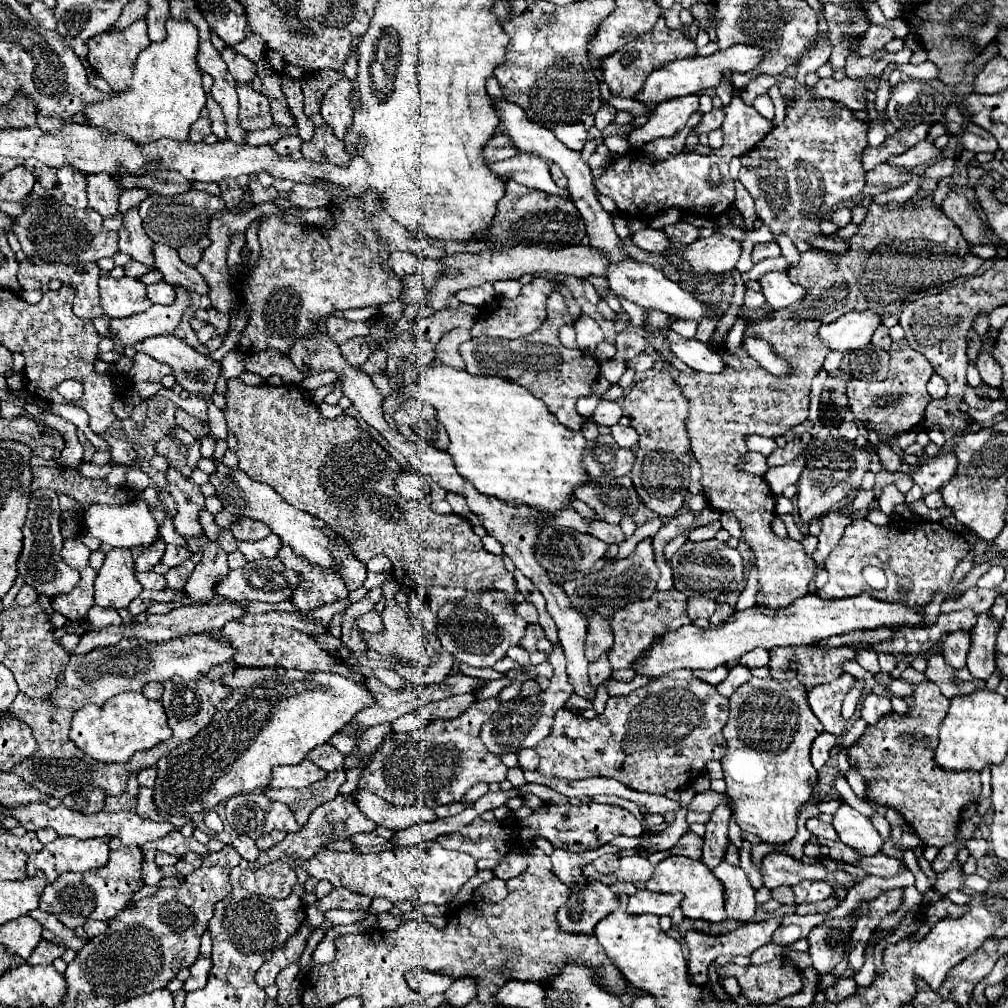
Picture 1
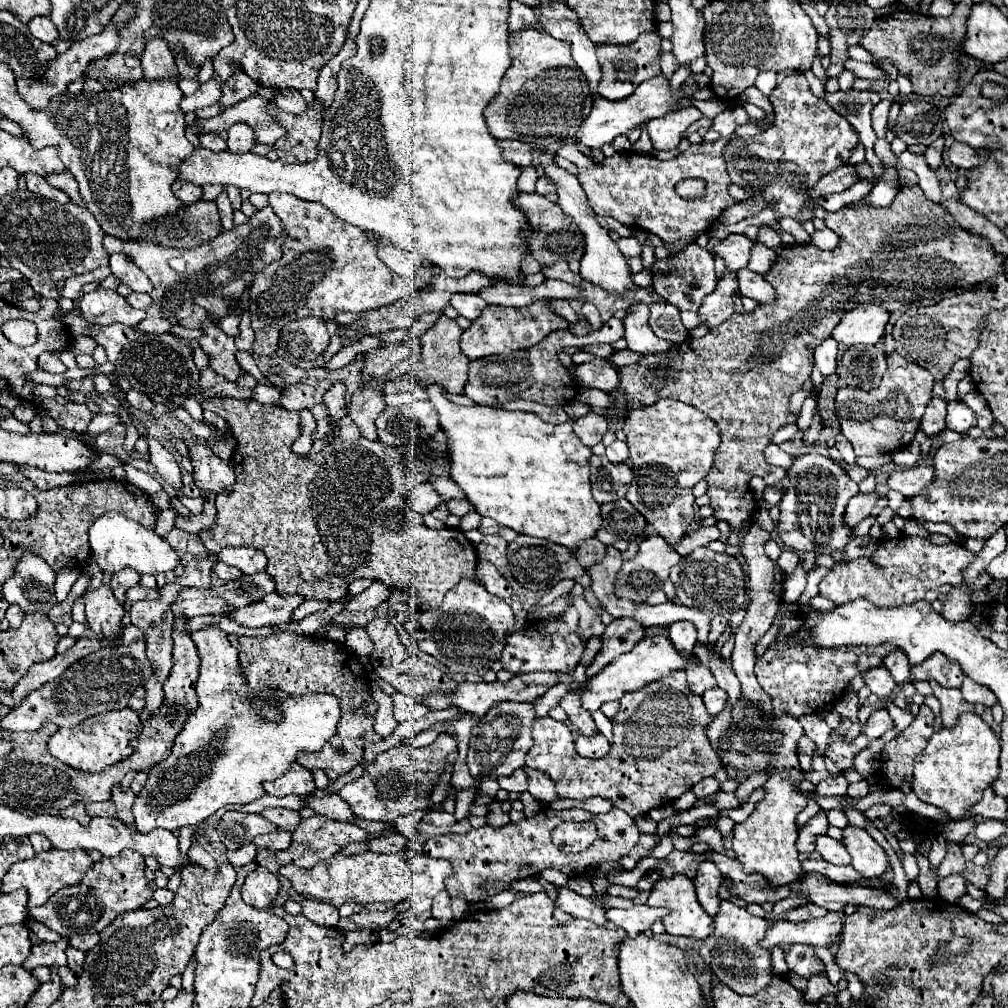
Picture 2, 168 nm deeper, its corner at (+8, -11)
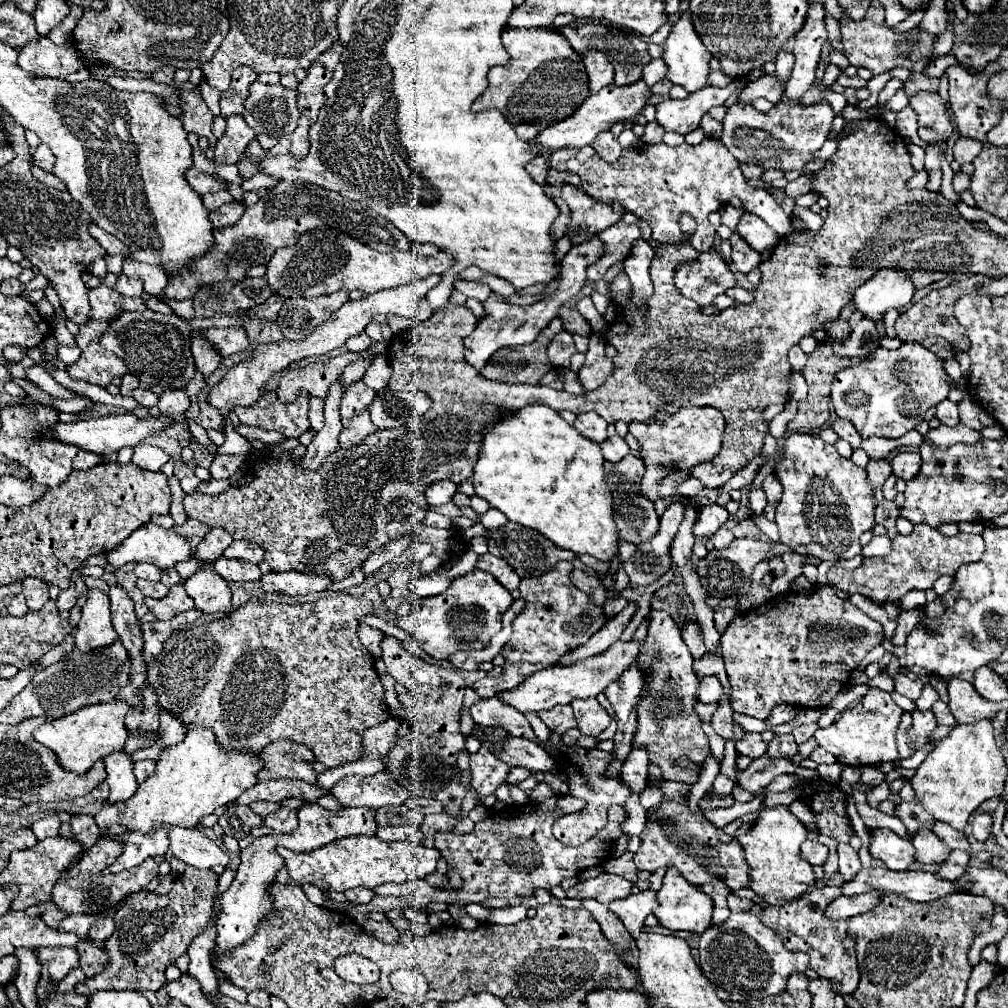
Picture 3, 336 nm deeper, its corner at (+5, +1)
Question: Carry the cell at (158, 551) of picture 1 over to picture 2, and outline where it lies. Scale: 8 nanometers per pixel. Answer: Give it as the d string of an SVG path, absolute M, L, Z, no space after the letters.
M124 568L124 570L116 572L116 574L112 574L112 578L110 578L110 588L112 588L116 600L120 600L122 606L124 606L124 602L126 602L126 596L124 596L126 590L132 588L132 586L136 586L138 580L140 580L140 576L138 576L138 572L132 570L132 568Z

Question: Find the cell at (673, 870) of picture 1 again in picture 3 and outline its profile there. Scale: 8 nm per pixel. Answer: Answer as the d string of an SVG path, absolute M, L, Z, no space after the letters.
M667 868L663 886L657 892L657 900L659 908L655 910L655 916L667 930L689 930L701 934L711 924L711 896L683 880L677 868Z

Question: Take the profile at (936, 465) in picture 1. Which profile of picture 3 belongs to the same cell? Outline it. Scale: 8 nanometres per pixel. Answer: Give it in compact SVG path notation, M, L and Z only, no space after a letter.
M899 452L891 460L891 468L893 468L893 474L897 478L911 480L917 476L917 472L921 468L921 456L917 452Z

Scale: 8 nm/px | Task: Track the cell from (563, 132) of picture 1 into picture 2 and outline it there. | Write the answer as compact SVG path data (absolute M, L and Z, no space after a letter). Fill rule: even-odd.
M720 138L718 142L702 142L690 146L686 152L680 152L672 160L658 160L654 156L640 156L636 152L618 152L612 158L606 158L606 164L594 164L588 156L584 156L576 144L564 144L558 150L558 156L568 158L578 168L578 182L586 192L590 208L598 216L610 216L624 226L642 228L656 234L670 256L682 252L688 244L696 242L696 238L708 230L720 216L720 212L736 200L730 196L728 186L730 176L726 172L726 162L722 158L722 150L730 138ZM686 178L700 178L706 182L706 194L694 200L686 200L676 194L676 184Z

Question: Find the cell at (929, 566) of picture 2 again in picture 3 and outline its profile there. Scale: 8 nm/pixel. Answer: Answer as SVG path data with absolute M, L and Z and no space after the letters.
M915 524L913 532L909 536L897 534L891 540L891 552L887 556L865 558L863 564L855 570L829 568L827 578L837 590L843 590L847 594L859 592L859 594L863 594L871 600L877 600L877 602L901 600L911 590L931 588L933 582L943 574L955 576L955 572L961 564L979 560L983 550L985 550L985 544L983 544L981 536L959 532L957 536L947 538L927 524Z

